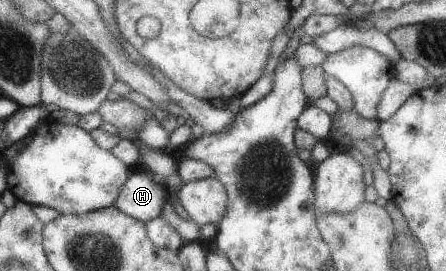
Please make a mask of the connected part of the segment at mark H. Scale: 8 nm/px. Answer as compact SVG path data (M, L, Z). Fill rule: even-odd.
M136 172L128 175L113 205L122 213L145 223L161 216L167 198L166 187L157 181L157 177L149 172Z

